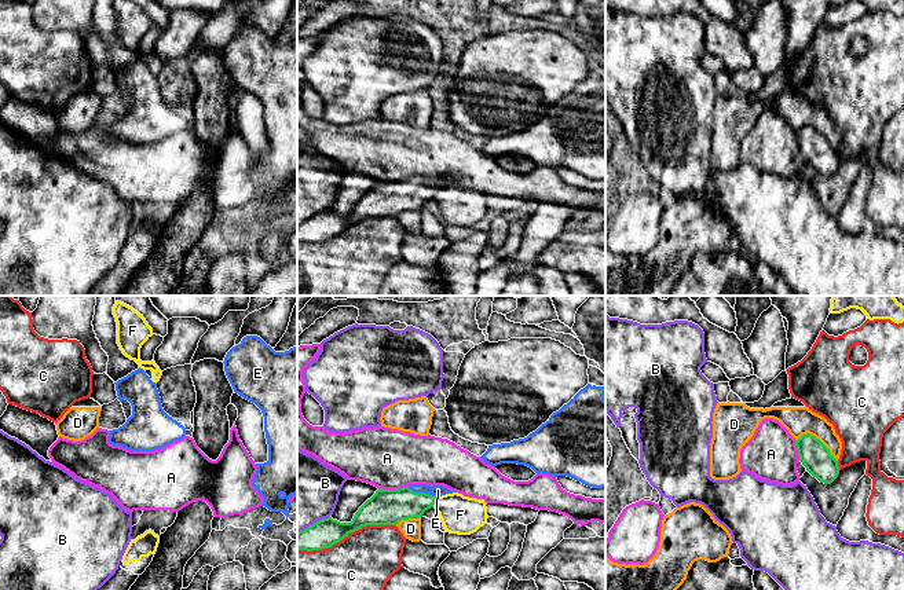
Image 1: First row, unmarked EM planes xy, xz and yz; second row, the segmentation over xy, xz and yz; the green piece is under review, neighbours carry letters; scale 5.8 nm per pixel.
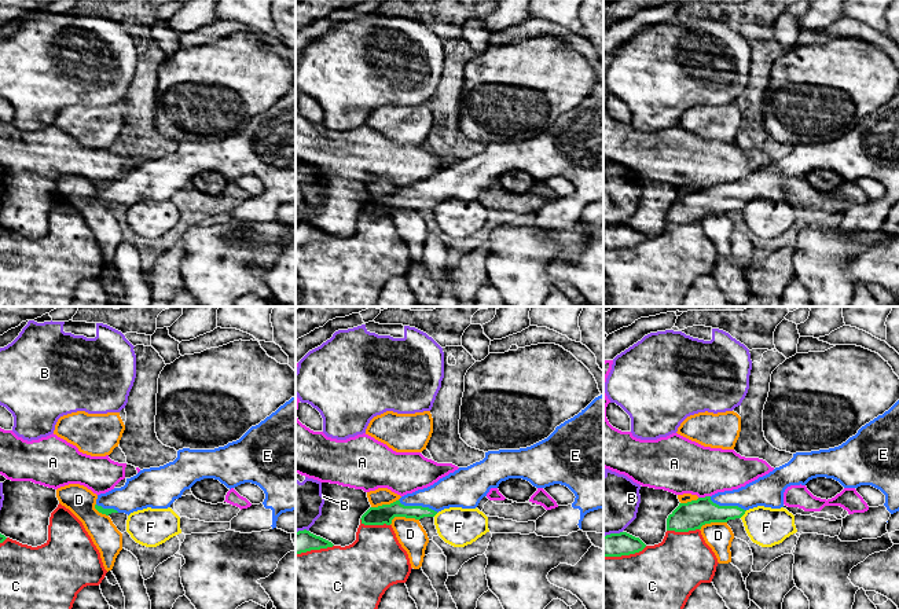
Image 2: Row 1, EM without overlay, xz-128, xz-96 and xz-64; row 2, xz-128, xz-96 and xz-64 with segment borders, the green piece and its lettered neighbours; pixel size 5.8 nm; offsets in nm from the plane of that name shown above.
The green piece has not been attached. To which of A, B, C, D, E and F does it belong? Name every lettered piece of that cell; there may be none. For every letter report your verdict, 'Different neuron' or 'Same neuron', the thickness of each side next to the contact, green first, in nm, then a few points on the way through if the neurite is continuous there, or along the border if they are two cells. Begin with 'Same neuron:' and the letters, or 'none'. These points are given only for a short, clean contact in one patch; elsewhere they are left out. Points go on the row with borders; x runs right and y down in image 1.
Same neuron: E
A: Different neuron. Thickness 200 nm (green) against 360 nm. Boundary: xz (407, 486), (379, 488)
B: Different neuron. Thickness 170 nm (green) against 420 nm
C: Different neuron. Thickness 180 nm (green) against 360 nm
D: Different neuron. Thickness 170 nm (green) against 170 nm
E: Same neuron. Thickness 200 nm (green) against 60 nm. Path across: xz (387, 506), (410, 502), (423, 493), (438, 490)
F: Different neuron. Thickness 200 nm (green) against 220 nm. Boundary: xz (436, 498), (432, 506)

